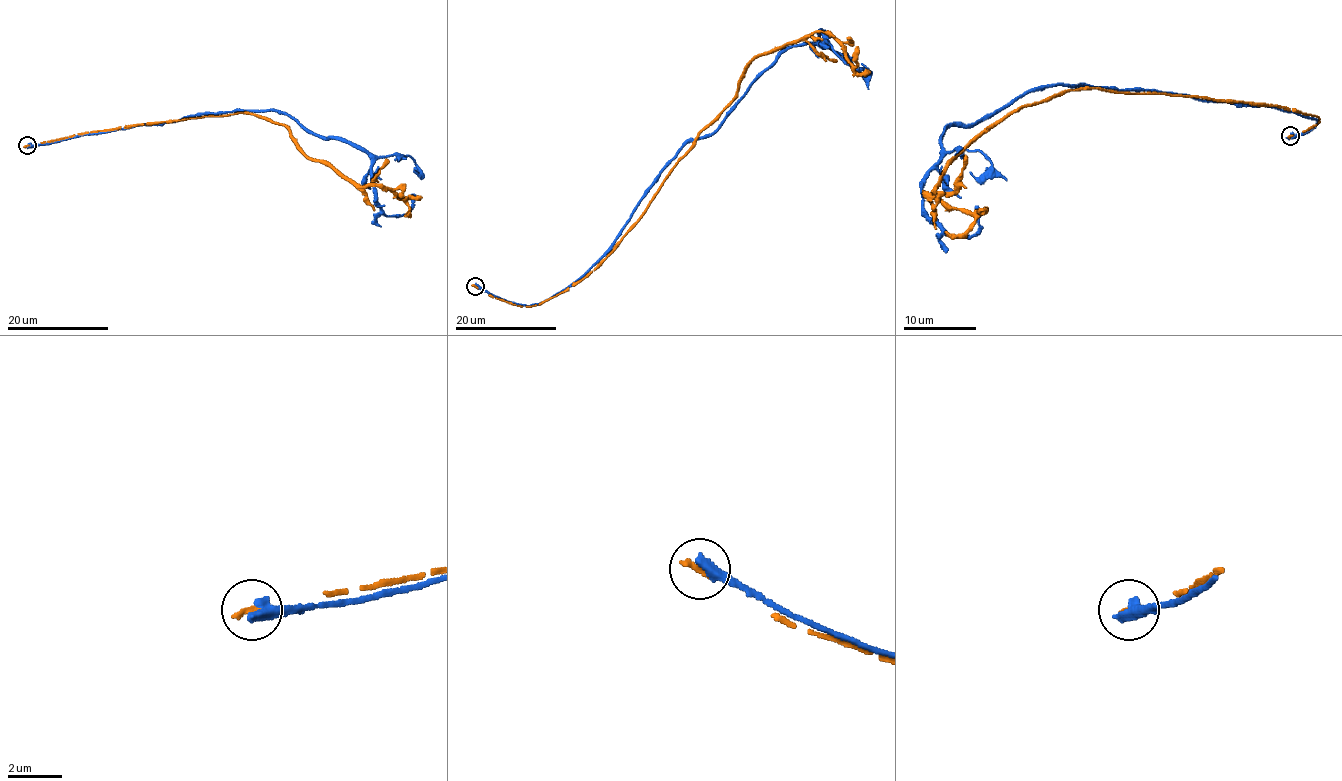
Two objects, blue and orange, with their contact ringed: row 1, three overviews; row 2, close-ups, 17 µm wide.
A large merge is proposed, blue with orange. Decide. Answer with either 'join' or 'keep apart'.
keep apart

